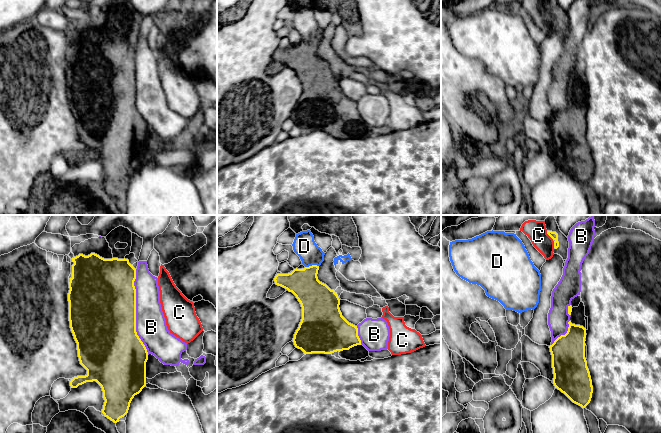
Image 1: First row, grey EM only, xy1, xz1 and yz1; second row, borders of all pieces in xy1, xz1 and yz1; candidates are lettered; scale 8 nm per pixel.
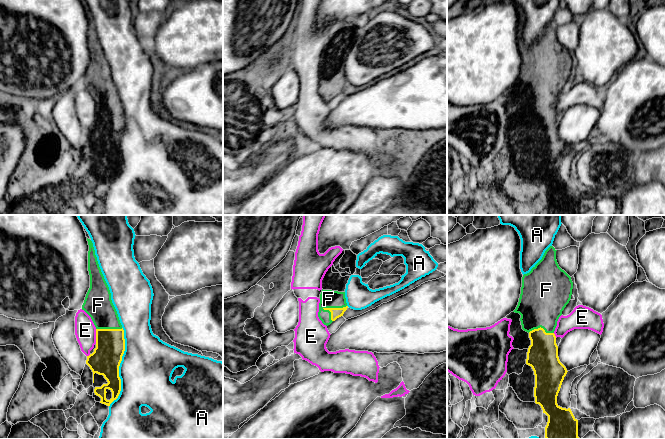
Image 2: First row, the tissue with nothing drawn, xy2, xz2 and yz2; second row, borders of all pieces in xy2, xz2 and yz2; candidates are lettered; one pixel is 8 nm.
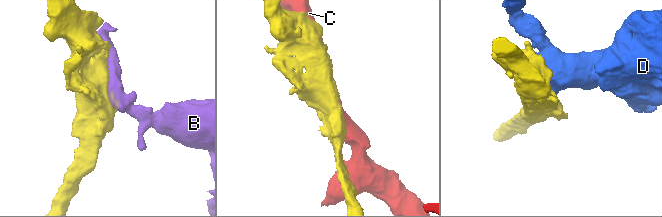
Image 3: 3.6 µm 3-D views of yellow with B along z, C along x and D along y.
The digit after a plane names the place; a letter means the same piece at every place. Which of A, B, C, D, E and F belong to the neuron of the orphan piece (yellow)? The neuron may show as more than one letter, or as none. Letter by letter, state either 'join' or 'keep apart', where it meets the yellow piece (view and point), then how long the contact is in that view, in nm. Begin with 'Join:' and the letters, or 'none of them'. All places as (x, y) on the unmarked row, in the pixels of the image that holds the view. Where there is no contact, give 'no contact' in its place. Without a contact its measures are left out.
Join: F
A: keep apart; contact xy2 (118, 143); length 650 nm
B: keep apart; contact xy1 (135, 88); length 700 nm
C: keep apart; contact yz1 (549, 11); length 90 nm
D: keep apart; contact xz1 (312, 41); length 110 nm
E: keep apart; contact xy2 (96, 112); length 120 nm
F: join; contact xz2 (334, 84); length 200 nm

